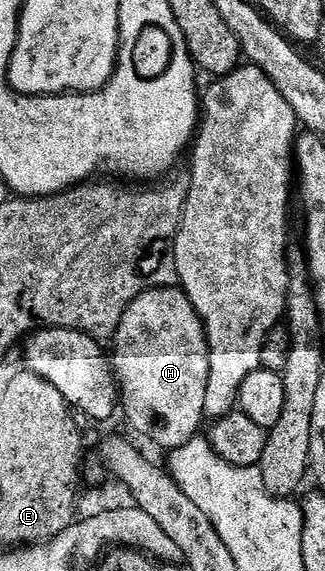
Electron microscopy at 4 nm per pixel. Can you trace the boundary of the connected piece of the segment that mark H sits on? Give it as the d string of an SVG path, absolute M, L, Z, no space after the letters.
M167 286L167 287L154 287L152 291L146 291L145 293L141 293L138 297L133 300L128 307L125 309L125 313L121 317L121 321L119 322L118 329L115 330L115 337L113 340L113 346L115 346L115 359L113 355L113 375L114 378L117 380L117 391L118 394L121 396L123 394L123 407L121 403L121 411L124 411L127 414L127 419L129 422L132 423L135 427L143 427L143 431L145 434L148 435L149 438L152 439L153 442L156 443L159 447L167 447L166 449L174 449L176 447L181 447L185 445L189 440L196 438L200 434L199 426L205 423L205 418L203 416L203 410L205 409L205 393L206 393L206 385L210 379L210 357L211 352L208 350L207 346L207 332L205 332L203 328L203 321L200 319L199 314L195 312L195 307L189 301L189 297L182 291L178 286Z

